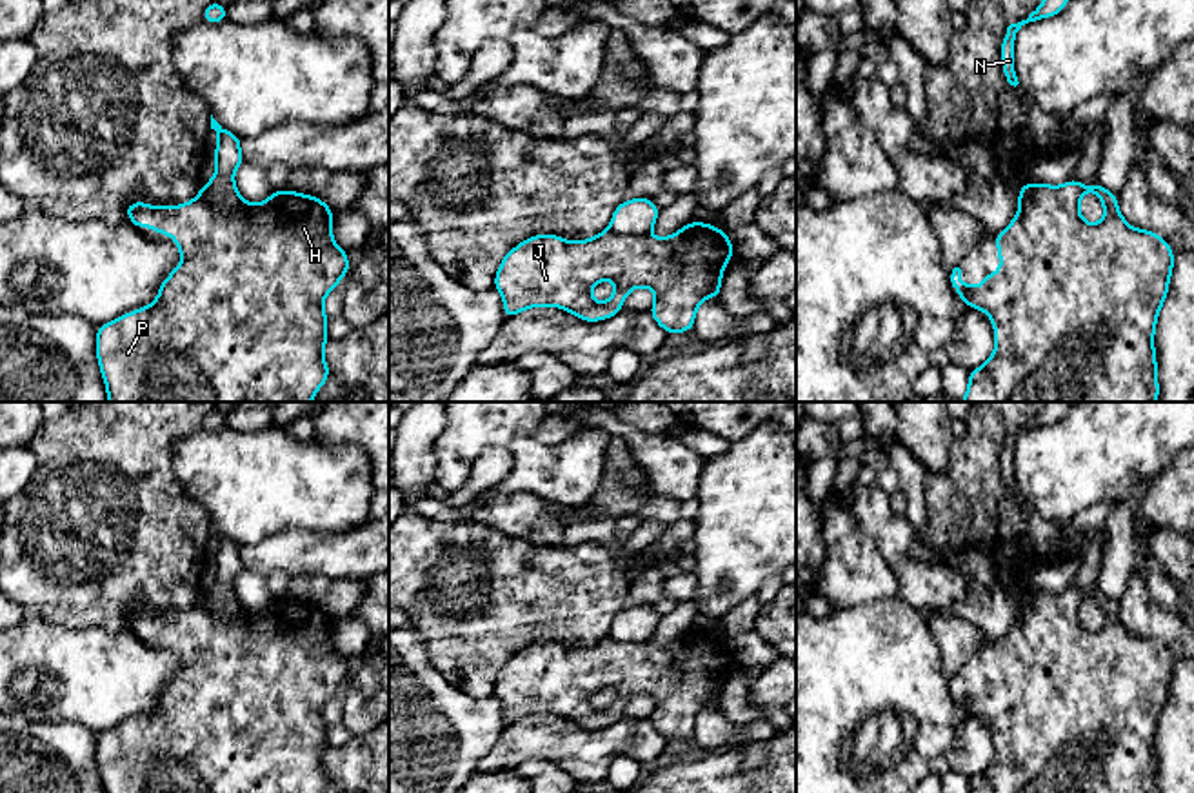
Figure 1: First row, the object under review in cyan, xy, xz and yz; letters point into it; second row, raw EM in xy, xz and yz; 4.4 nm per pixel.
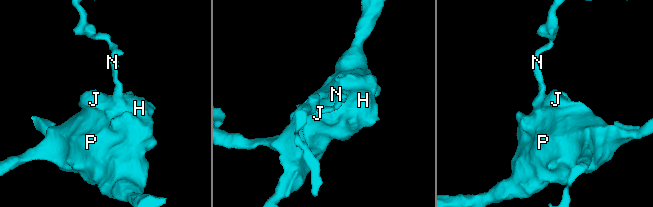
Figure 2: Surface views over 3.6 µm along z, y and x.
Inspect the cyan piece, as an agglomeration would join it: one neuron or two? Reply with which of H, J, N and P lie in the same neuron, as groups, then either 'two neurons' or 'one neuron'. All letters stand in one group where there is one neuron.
groups H J P / N; two neurons

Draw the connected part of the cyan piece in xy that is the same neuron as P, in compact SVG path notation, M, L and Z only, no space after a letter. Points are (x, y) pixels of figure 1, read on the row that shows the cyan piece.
M205 187L185 204L158 207L145 202L131 202L125 207L134 227L153 227L156 235L173 235L182 253L180 266L165 276L153 304L125 313L113 322L96 326L96 358L105 382L107 402L311 402L331 375L323 358L327 320L323 298L338 286L351 269L347 251L333 240L334 209L320 196L282 189L273 191L264 204L242 202L236 209L214 211L205 196Z

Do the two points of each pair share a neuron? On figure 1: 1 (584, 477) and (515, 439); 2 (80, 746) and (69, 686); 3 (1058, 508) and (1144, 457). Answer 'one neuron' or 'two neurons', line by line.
1: one neuron
2: two neurons
3: one neuron

